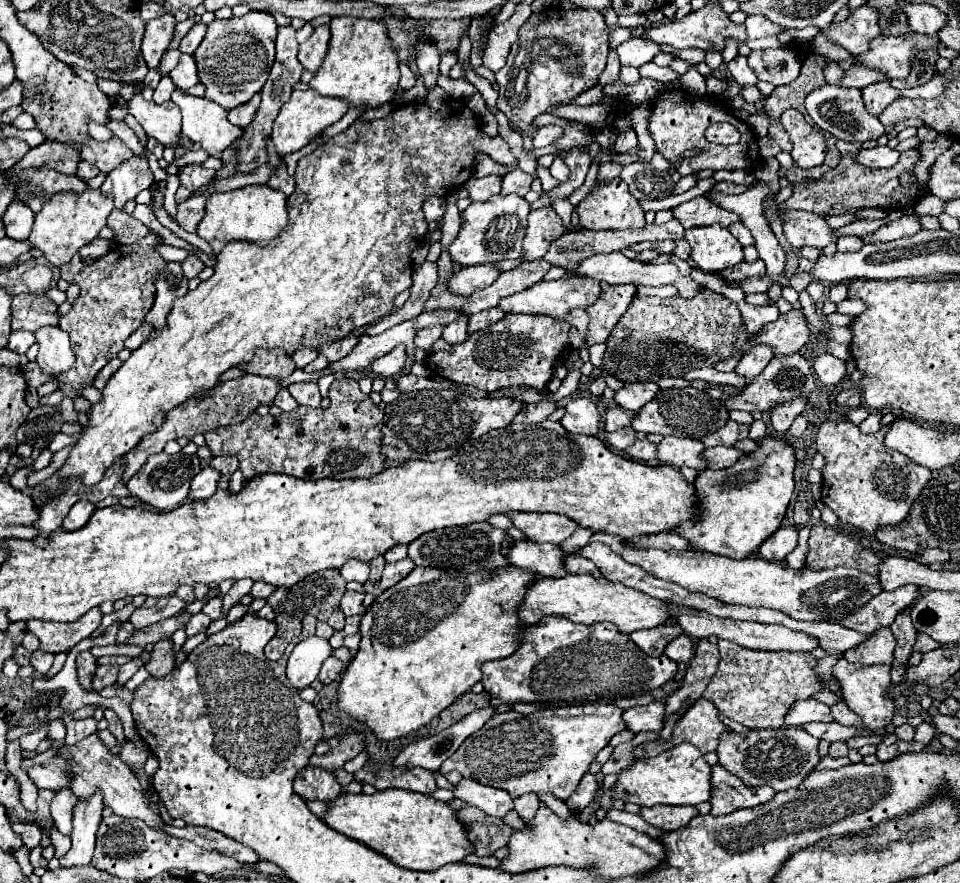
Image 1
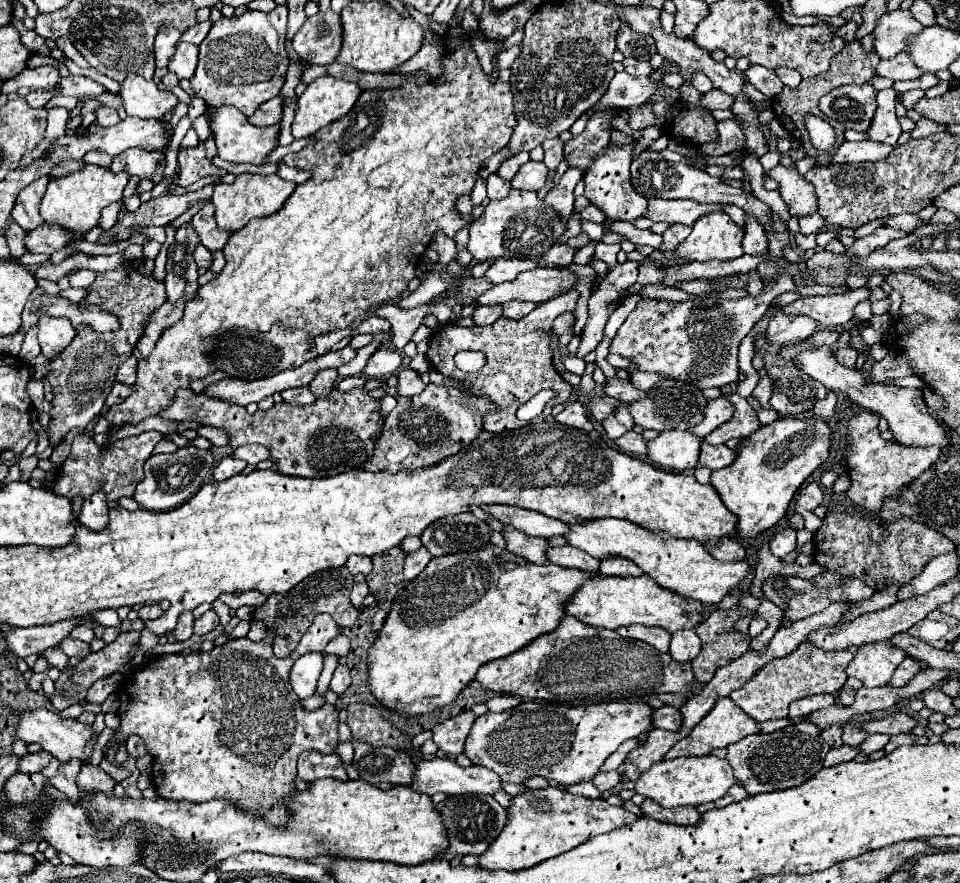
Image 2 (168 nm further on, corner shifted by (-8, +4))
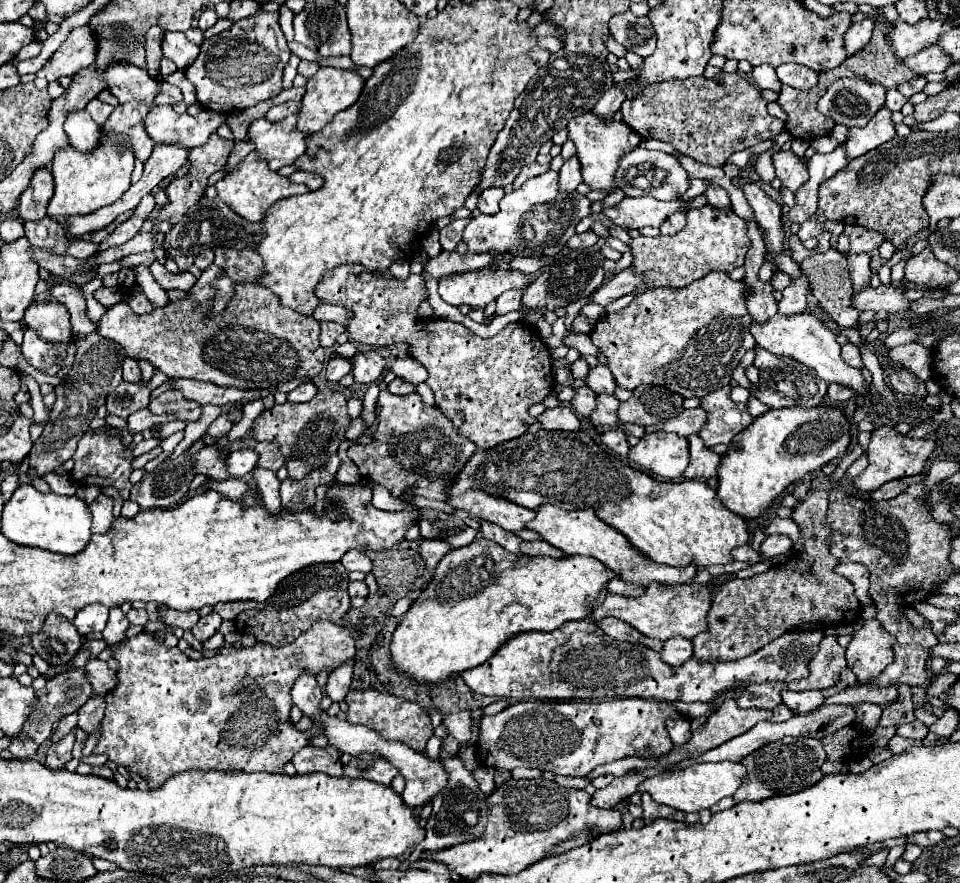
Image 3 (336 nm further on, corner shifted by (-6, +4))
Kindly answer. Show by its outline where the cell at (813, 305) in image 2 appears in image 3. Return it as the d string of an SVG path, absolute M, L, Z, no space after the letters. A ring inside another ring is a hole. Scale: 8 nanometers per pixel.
M879 285L879 287L867 287L853 295L851 303L857 311L887 311L887 313L907 313L911 309L911 301L903 297L903 287L893 285Z

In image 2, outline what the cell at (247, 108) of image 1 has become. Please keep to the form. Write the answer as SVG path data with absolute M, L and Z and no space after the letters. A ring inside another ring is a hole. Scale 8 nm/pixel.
M273 97L265 101L265 105L259 105L257 113L247 117L251 125L265 127L265 125L275 125L281 121L281 97Z

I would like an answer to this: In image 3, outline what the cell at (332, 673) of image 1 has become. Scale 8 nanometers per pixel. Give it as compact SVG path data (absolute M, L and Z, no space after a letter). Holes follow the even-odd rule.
M341 665L339 669L331 671L329 673L329 679L327 679L327 695L333 699L333 701L343 701L345 695L349 693L351 689L351 673L353 673L353 665Z

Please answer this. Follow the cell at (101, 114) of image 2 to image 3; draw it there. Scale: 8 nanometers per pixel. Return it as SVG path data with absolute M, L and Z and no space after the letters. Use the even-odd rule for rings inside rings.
M93 99L87 103L87 111L93 119L99 121L99 125L103 125L107 121L107 117L113 113L113 107L107 105L107 103L101 103L99 99Z

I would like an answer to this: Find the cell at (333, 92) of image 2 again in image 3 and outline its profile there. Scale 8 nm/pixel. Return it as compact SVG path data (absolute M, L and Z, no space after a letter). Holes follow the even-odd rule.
M321 67L309 81L307 81L307 93L303 97L303 107L299 111L299 123L297 127L305 133L317 133L323 129L335 113L347 109L351 103L355 103L363 91L365 79L351 71L351 69L335 69L335 67Z

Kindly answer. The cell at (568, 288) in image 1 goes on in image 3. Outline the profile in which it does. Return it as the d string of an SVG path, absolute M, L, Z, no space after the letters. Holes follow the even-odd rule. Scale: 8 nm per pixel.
M487 267L473 273L459 273L459 277L443 277L439 281L439 295L449 305L471 305L483 309L487 303L497 299L509 289L523 289L529 285L529 277L503 269Z

